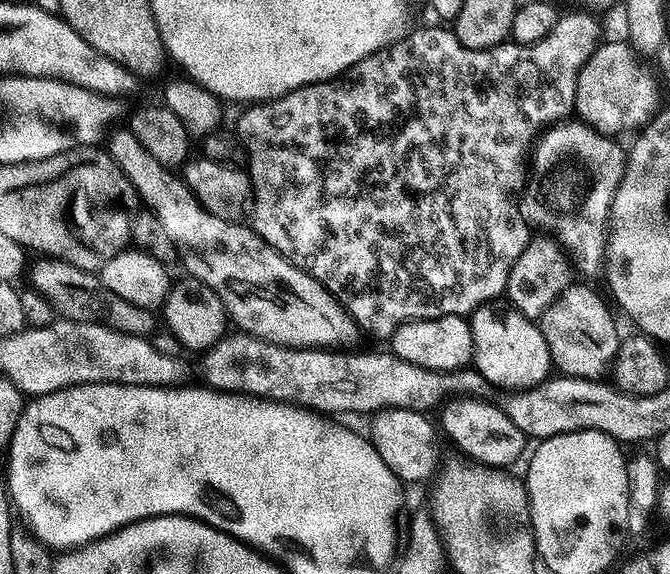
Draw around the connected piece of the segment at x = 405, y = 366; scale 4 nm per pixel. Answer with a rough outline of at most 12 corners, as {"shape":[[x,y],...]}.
{"shape":[[224,335],[202,356],[217,392],[316,414],[485,395],[472,366],[388,350],[287,348]]}

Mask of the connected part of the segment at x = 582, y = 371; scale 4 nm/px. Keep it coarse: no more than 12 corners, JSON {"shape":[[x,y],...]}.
{"shape":[[573,283],[539,318],[557,373],[599,380],[620,354],[613,309]]}

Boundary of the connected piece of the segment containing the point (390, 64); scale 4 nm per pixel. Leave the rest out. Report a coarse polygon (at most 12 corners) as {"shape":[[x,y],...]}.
{"shape":[[591,11],[245,107],[252,231],[361,333],[468,318]]}

